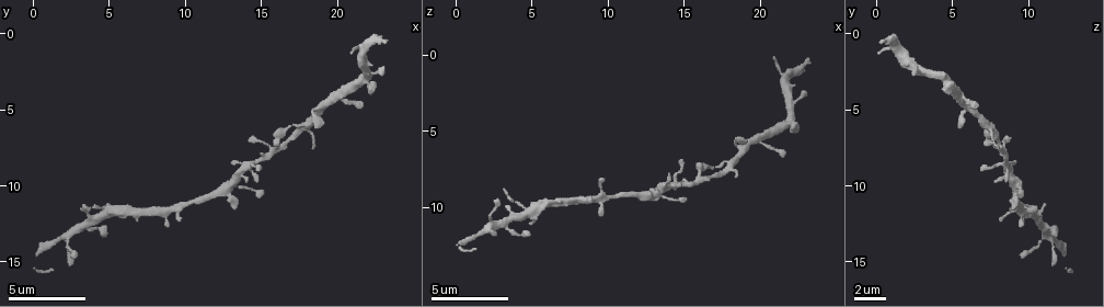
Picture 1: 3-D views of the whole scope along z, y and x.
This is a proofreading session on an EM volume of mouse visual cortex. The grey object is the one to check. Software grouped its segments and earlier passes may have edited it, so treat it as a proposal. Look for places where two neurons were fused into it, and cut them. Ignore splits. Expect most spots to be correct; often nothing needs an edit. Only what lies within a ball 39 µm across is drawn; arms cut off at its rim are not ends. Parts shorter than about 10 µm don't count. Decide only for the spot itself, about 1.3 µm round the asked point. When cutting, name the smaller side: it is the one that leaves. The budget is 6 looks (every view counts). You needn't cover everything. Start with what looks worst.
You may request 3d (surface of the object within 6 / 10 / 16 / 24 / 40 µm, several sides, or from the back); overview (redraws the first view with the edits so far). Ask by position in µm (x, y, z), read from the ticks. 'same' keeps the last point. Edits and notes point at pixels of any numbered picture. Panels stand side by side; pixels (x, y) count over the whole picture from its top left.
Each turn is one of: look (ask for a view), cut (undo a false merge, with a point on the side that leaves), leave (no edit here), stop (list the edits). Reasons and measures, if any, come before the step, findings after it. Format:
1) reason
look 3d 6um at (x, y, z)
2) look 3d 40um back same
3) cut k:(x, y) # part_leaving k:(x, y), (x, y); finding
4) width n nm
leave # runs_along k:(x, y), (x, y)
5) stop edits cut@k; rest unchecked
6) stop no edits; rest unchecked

four or more arms meet
look 3d 10um at (13.0, 10.0, 8.8)

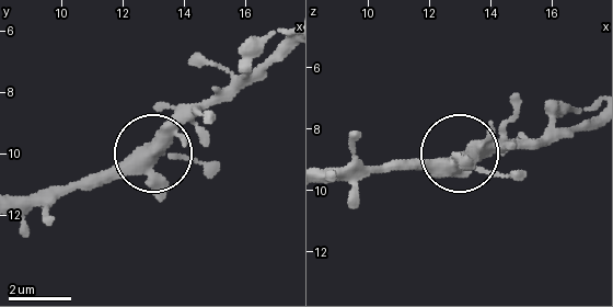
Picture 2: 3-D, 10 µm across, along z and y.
look 3d 6um same

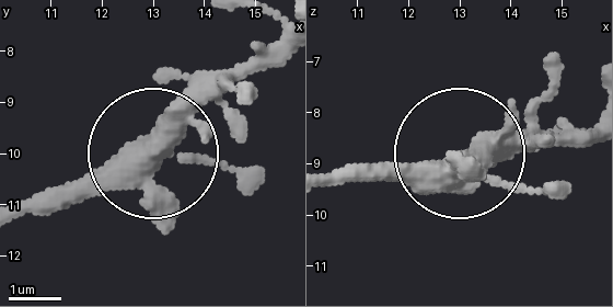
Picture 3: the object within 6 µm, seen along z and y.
arms 4
leave # runs_along 3:(162, 146), (36, 207); all the same neuron

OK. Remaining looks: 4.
look 3d 6um at (17.6, 6.4, 7.8)

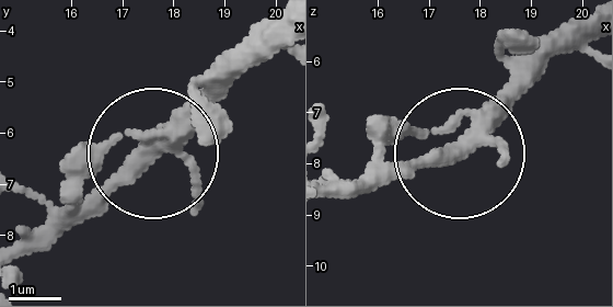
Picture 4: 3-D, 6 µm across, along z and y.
width 300 nm
leave # runs_along 4:(325, 193), (365, 193), (443, 162), (530, 79); all the same neuron

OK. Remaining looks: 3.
thick turns thin
look 3d 10um at (7.0, 11.8, 9.8)

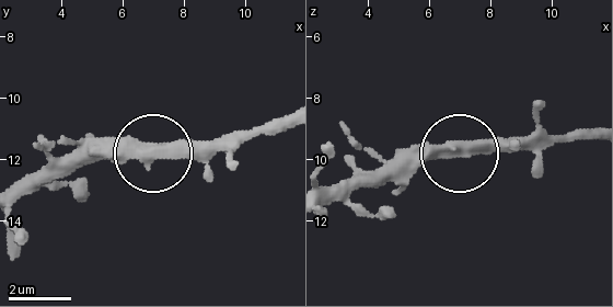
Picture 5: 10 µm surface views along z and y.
leave # runs_along 5:(593, 139), (484, 139), (452, 155), (405, 155), (384, 168); one neuron here

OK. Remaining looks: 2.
stop no edits; rest unchecked

